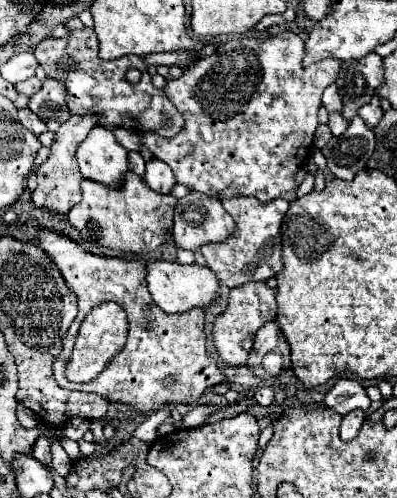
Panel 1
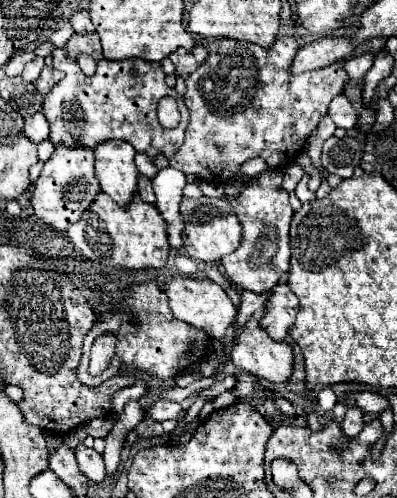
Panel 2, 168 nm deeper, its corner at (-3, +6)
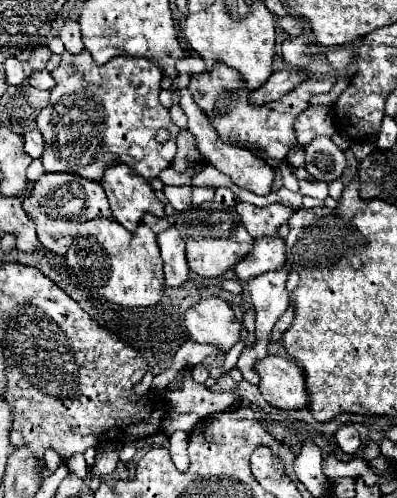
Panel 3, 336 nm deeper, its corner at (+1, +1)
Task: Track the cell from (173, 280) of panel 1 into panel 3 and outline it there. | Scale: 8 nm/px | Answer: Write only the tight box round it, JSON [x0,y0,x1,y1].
[184,297,242,353]

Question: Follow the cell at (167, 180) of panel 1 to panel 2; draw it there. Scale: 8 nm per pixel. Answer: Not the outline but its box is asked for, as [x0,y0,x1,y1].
[152,166,186,250]

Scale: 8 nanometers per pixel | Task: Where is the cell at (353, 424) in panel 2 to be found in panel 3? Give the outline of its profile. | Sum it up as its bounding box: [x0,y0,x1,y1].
[334,425,362,455]

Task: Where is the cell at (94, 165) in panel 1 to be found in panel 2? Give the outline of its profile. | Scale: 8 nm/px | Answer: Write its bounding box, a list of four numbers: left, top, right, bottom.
[96,140,138,208]

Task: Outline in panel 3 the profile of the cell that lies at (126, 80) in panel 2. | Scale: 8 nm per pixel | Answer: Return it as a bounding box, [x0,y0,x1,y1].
[36,51,180,181]

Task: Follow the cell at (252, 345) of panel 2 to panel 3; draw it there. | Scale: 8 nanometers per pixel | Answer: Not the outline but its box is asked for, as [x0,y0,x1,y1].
[254,355,308,409]

